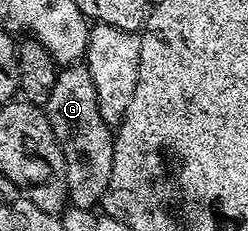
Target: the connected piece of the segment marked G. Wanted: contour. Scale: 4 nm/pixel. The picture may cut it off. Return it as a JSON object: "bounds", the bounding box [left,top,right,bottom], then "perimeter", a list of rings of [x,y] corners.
{"bounds":[46,65,114,211],"perimeter":[[[68,65],[59,72],[54,87],[50,89],[46,114],[64,154],[71,206],[91,211],[103,200],[108,188],[114,157],[114,131],[98,113],[98,97],[87,66]]]}

